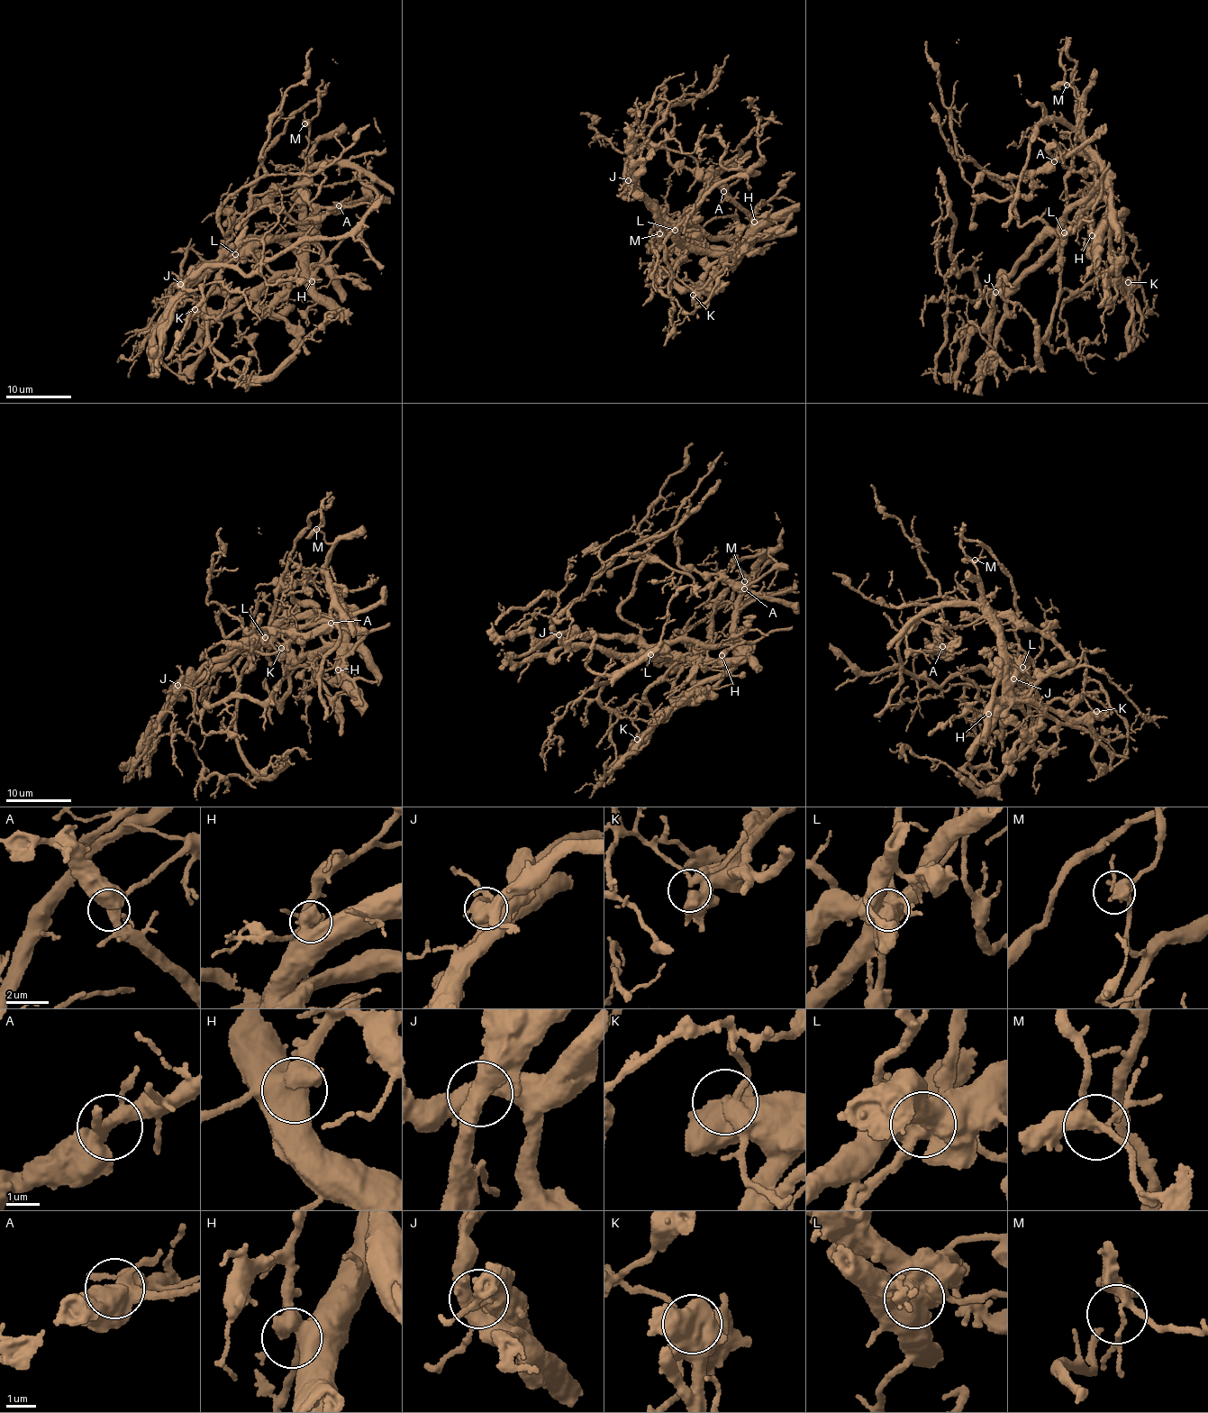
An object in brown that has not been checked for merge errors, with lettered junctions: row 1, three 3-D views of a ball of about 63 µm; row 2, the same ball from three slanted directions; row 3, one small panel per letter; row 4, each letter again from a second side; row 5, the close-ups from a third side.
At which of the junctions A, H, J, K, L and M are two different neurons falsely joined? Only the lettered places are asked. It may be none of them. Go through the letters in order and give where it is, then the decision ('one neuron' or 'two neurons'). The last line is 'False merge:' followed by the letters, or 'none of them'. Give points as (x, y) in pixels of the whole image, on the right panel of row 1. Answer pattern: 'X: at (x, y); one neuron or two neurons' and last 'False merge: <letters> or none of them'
A: at (1054, 161); one neuron
H: at (1092, 235); one neuron
J: at (995, 292); one neuron
K: at (1128, 282); two neurons
L: at (1064, 232); two neurons
M: at (1067, 85); one neuron
False merge: K, L

